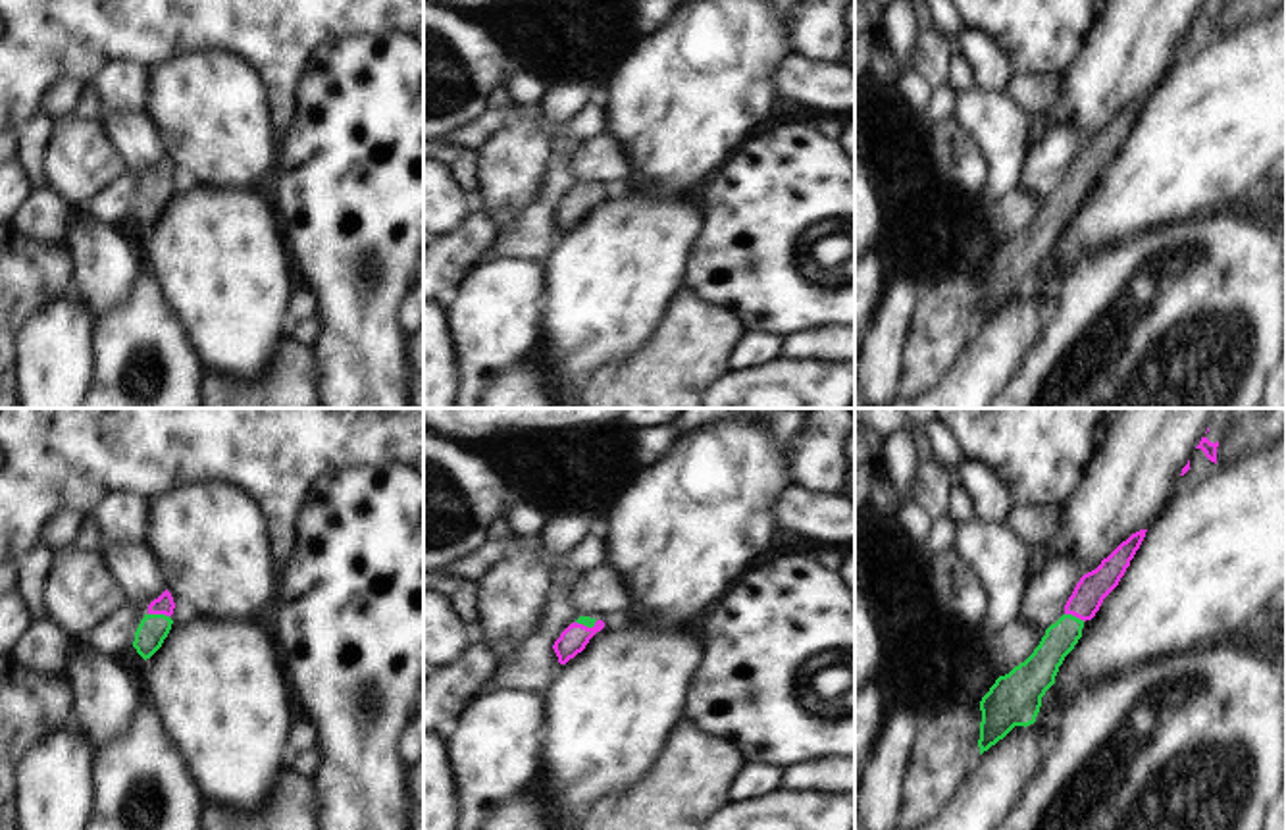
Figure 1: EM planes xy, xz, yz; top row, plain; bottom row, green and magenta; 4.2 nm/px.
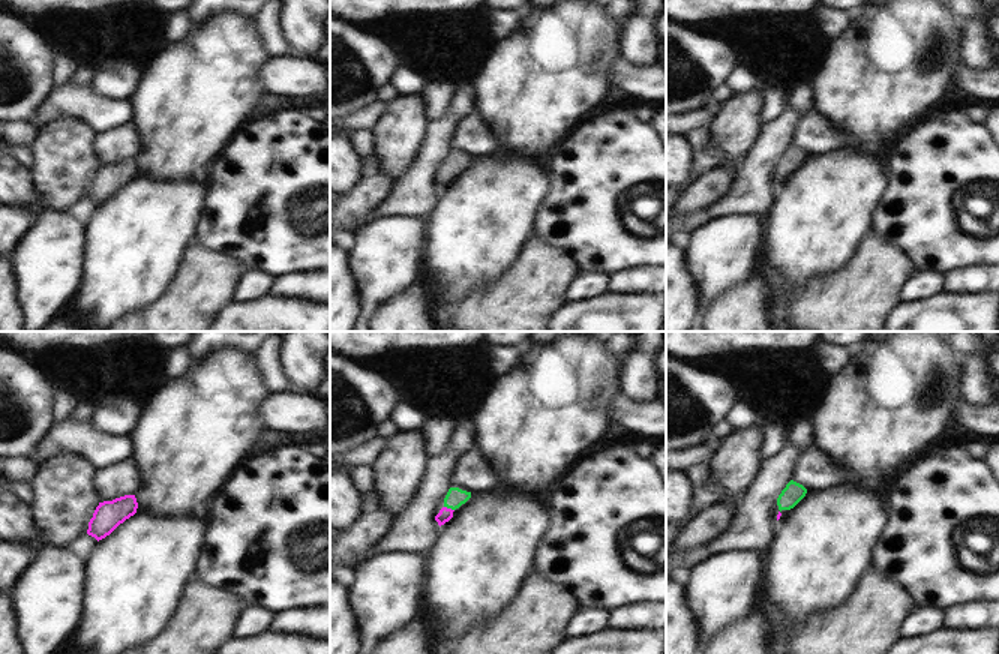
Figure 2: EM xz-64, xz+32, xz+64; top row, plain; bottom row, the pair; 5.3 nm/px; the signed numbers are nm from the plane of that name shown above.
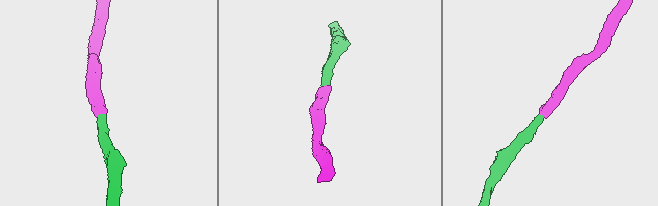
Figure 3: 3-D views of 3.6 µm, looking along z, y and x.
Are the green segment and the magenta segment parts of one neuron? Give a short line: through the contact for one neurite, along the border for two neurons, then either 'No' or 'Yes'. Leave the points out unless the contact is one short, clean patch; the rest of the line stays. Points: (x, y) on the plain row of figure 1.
Line: xy (153, 199), (158, 183), (164, 172). Yes.

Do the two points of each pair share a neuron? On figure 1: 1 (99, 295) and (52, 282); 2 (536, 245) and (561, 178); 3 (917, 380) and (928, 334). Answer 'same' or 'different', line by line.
1: different
2: same
3: same

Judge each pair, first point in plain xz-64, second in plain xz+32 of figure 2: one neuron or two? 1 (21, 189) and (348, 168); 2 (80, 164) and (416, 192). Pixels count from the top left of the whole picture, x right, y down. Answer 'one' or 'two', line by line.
1: one
2: two

